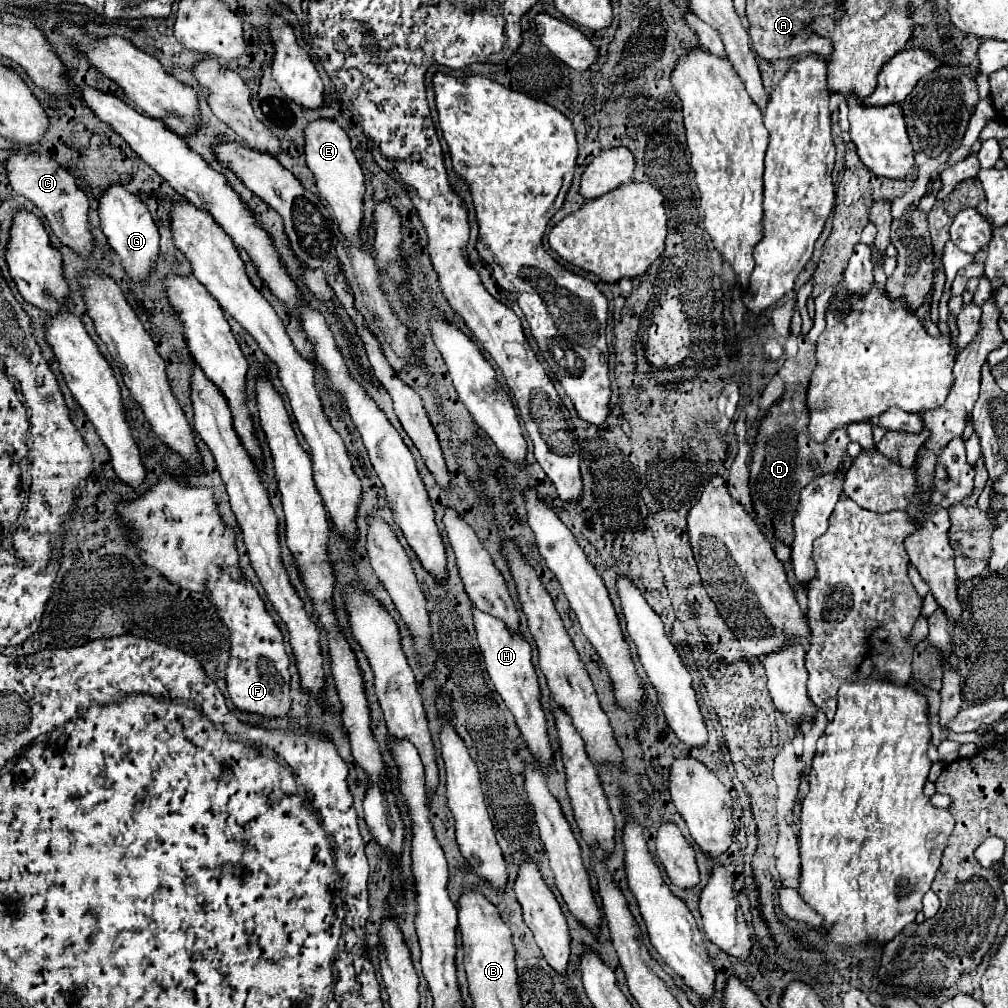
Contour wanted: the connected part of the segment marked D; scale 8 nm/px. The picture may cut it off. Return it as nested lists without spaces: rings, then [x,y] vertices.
[[[804,336],[798,338],[798,346],[800,346],[798,354],[794,358],[788,358],[778,372],[778,376],[784,380],[784,394],[776,404],[772,404],[770,412],[762,418],[752,448],[752,464],[750,464],[750,496],[752,496],[752,508],[758,518],[758,524],[762,524],[766,532],[774,534],[774,538],[786,546],[790,546],[794,540],[792,520],[798,508],[800,490],[816,476],[838,472],[842,458],[846,454],[846,446],[850,442],[844,428],[832,432],[826,444],[814,444],[814,440],[810,440],[806,432],[806,424],[808,424],[806,384],[816,364],[814,360],[816,348]]]

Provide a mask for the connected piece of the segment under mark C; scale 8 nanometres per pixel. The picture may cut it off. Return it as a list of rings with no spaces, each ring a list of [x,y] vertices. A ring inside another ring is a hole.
[[[14,154],[6,162],[6,170],[10,186],[42,210],[42,214],[52,226],[52,232],[60,238],[60,242],[70,246],[84,258],[90,258],[90,254],[94,252],[94,236],[88,228],[90,204],[86,194],[78,188],[74,176],[68,170],[64,170],[58,162],[42,154]]]

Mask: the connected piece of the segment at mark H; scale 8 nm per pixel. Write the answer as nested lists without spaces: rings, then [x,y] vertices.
[[[472,604],[472,614],[474,614],[478,644],[484,654],[484,664],[490,674],[490,680],[494,682],[502,700],[506,702],[508,710],[514,714],[516,724],[520,728],[526,744],[530,746],[532,754],[542,762],[542,766],[548,766],[550,758],[552,758],[552,748],[550,748],[550,742],[546,736],[546,716],[540,706],[540,688],[538,688],[536,670],[530,660],[532,658],[530,644],[524,640],[524,636],[520,632],[512,632],[504,624],[504,620],[478,610],[474,604]]]

